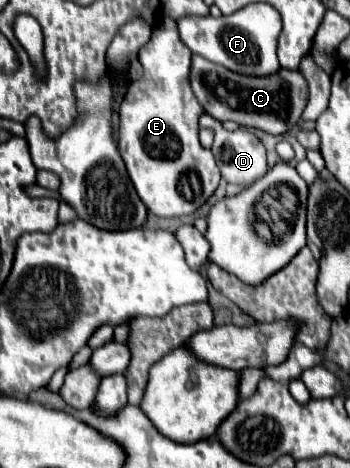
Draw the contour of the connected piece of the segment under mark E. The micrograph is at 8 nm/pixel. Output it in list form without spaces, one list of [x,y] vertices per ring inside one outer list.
[[[169,16],[161,20],[161,24],[153,30],[149,42],[139,50],[139,62],[143,66],[143,76],[135,80],[121,102],[121,130],[119,130],[119,150],[121,158],[127,166],[129,178],[143,200],[143,204],[149,208],[149,212],[157,216],[181,216],[191,214],[199,210],[209,196],[219,186],[219,168],[215,164],[215,158],[211,150],[203,148],[199,142],[199,116],[203,114],[201,104],[191,92],[189,86],[189,66],[191,66],[191,50],[181,42],[177,32],[177,22]]]

